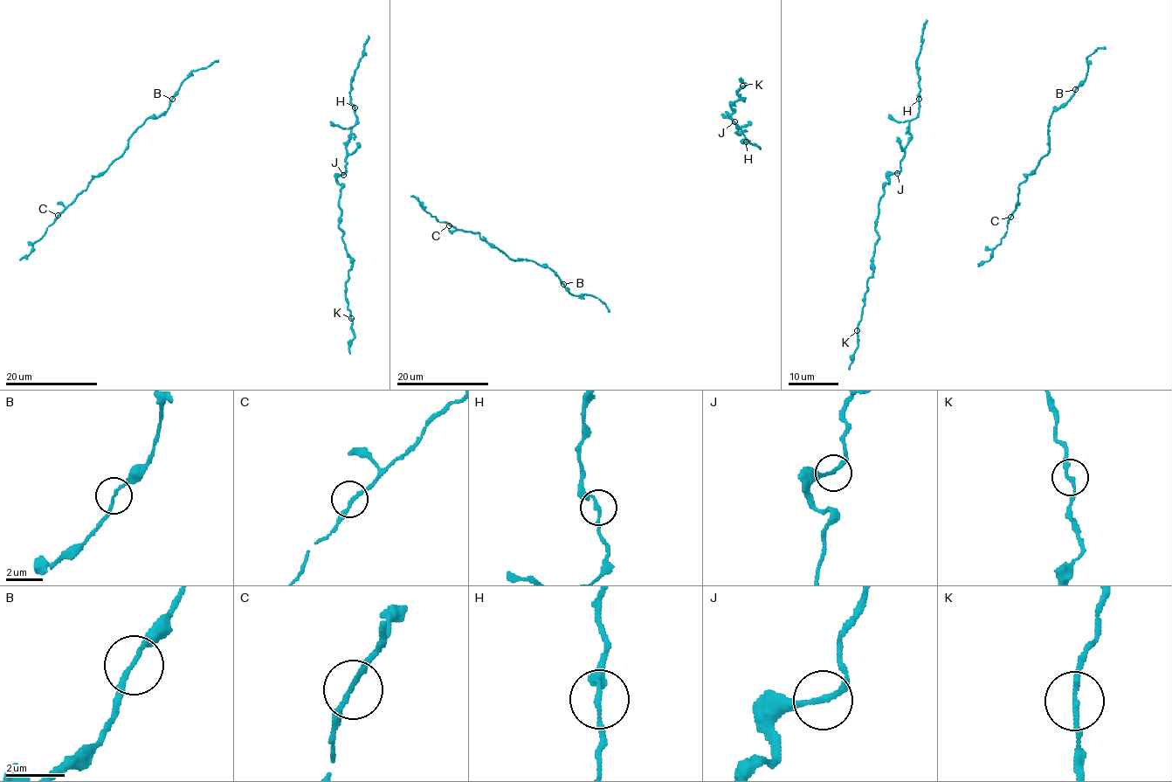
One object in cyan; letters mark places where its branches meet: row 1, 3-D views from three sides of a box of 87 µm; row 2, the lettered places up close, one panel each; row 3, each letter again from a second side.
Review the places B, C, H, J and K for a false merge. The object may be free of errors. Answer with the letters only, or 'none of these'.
none of these

